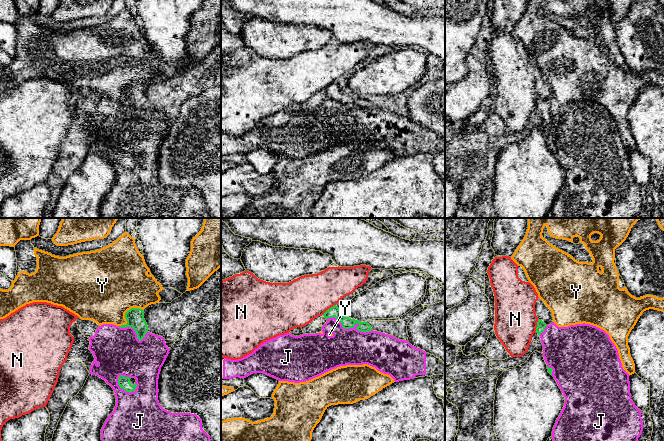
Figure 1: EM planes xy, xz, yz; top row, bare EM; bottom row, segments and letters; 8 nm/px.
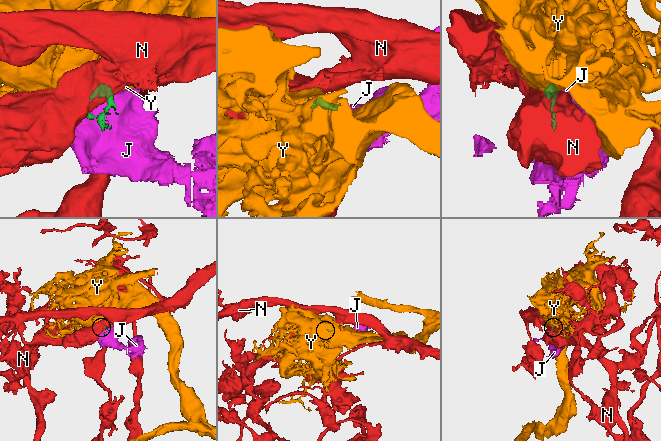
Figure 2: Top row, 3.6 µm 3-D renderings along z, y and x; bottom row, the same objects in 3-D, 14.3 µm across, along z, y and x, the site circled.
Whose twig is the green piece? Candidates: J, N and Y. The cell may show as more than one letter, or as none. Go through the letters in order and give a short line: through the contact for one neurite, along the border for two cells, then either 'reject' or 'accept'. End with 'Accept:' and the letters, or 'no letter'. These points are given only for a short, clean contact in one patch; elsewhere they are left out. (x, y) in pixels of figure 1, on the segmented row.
J: accept
N: xz (335, 304), (322, 314) | reject
Y: xy (142, 309), (130, 308), (125, 313), (126, 323), (119, 326) | reject
Accept: J

